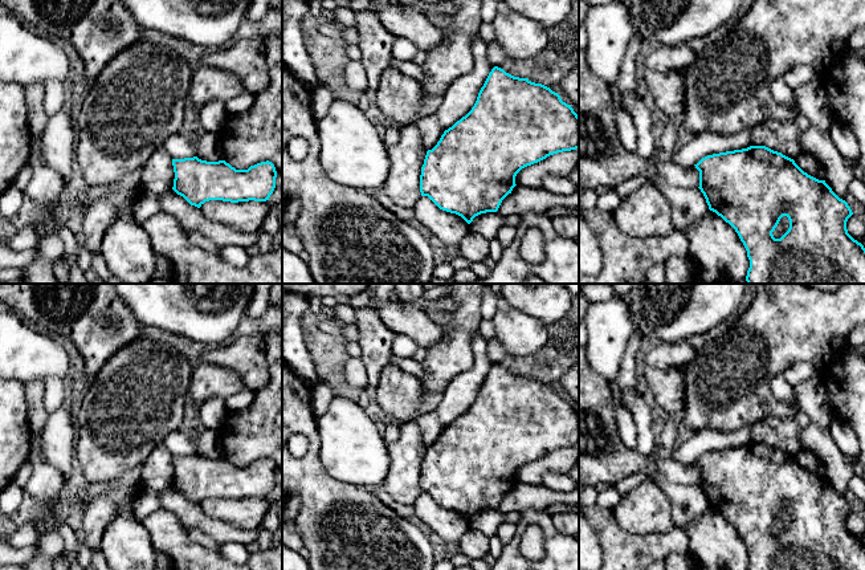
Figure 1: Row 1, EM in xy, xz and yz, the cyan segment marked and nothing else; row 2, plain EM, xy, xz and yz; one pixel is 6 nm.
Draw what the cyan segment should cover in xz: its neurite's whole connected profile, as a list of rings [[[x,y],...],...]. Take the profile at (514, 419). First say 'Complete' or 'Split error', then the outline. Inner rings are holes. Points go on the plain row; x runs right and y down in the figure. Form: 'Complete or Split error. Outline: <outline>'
Complete. Outline: [[[494,363],[481,384],[472,407],[452,424],[445,427],[437,441],[432,447],[427,448],[420,472],[420,489],[421,493],[428,493],[440,506],[456,510],[470,521],[473,516],[481,510],[498,508],[502,497],[511,490],[513,485],[517,483],[515,473],[522,465],[538,460],[550,452],[576,445],[579,445],[579,412],[574,408],[571,402],[563,399],[560,392],[552,388],[550,384],[542,380],[531,379],[529,375],[514,374],[506,370],[503,366]]]

